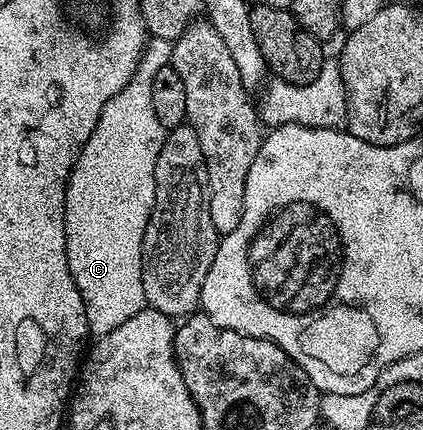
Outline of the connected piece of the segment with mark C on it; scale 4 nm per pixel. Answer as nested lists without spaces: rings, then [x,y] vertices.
[[[154,37],[142,50],[142,58],[138,60],[137,71],[132,75],[130,82],[104,107],[88,143],[84,143],[84,147],[78,153],[78,158],[72,167],[70,178],[66,184],[66,254],[68,255],[68,267],[80,295],[84,299],[84,311],[88,319],[88,327],[95,338],[108,335],[108,331],[116,331],[116,327],[120,327],[120,323],[127,322],[128,319],[132,319],[132,315],[136,315],[141,309],[147,308],[144,279],[142,278],[142,244],[144,243],[144,231],[148,227],[148,219],[156,199],[156,159],[160,155],[160,147],[166,141],[168,132],[160,123],[160,119],[156,119],[156,111],[152,108],[152,79],[157,69],[167,65],[171,48],[171,42],[162,37]]]

